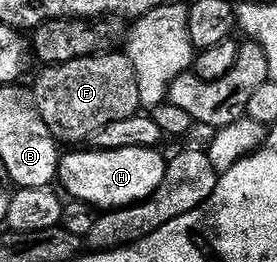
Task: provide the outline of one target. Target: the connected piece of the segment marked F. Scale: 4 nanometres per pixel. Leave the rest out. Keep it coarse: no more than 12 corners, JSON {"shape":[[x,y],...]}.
{"shape":[[120,51],[51,64],[32,85],[58,142],[142,111]]}

